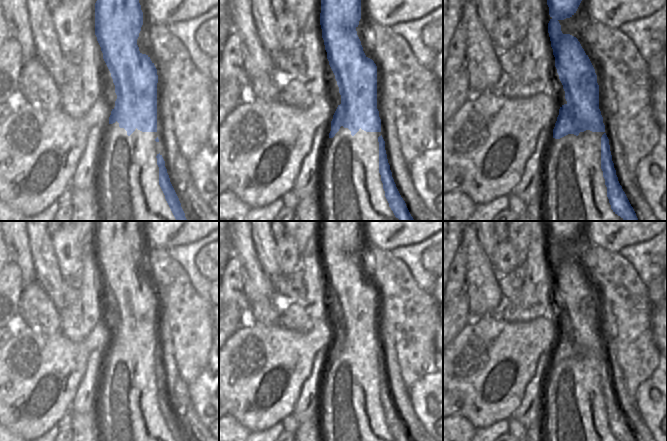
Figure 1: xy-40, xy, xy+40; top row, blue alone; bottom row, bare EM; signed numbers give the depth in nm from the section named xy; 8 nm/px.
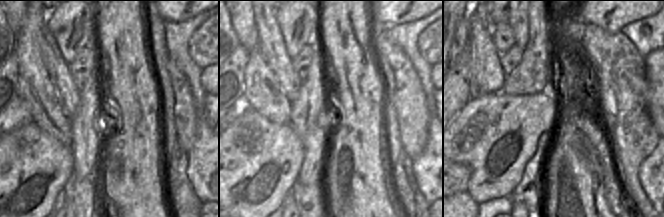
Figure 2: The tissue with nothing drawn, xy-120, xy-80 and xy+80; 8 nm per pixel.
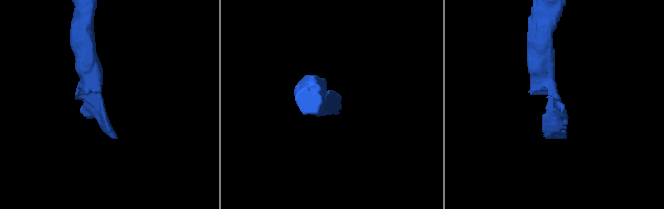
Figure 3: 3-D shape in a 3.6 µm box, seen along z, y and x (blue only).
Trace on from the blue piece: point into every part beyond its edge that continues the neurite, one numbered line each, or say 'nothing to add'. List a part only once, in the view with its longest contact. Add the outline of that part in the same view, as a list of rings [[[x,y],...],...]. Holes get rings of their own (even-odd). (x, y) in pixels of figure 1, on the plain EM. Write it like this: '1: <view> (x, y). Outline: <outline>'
1: xy+40 (573, 408). Outline: [[[586,354],[578,360],[552,361],[543,389],[545,441],[620,441],[611,433],[601,393],[601,361],[604,357]]]

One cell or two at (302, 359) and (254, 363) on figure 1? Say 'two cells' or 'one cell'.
one cell

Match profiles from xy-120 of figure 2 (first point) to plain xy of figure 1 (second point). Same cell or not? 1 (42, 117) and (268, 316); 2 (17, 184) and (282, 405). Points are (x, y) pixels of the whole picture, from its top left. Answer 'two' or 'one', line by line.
1: one
2: one

